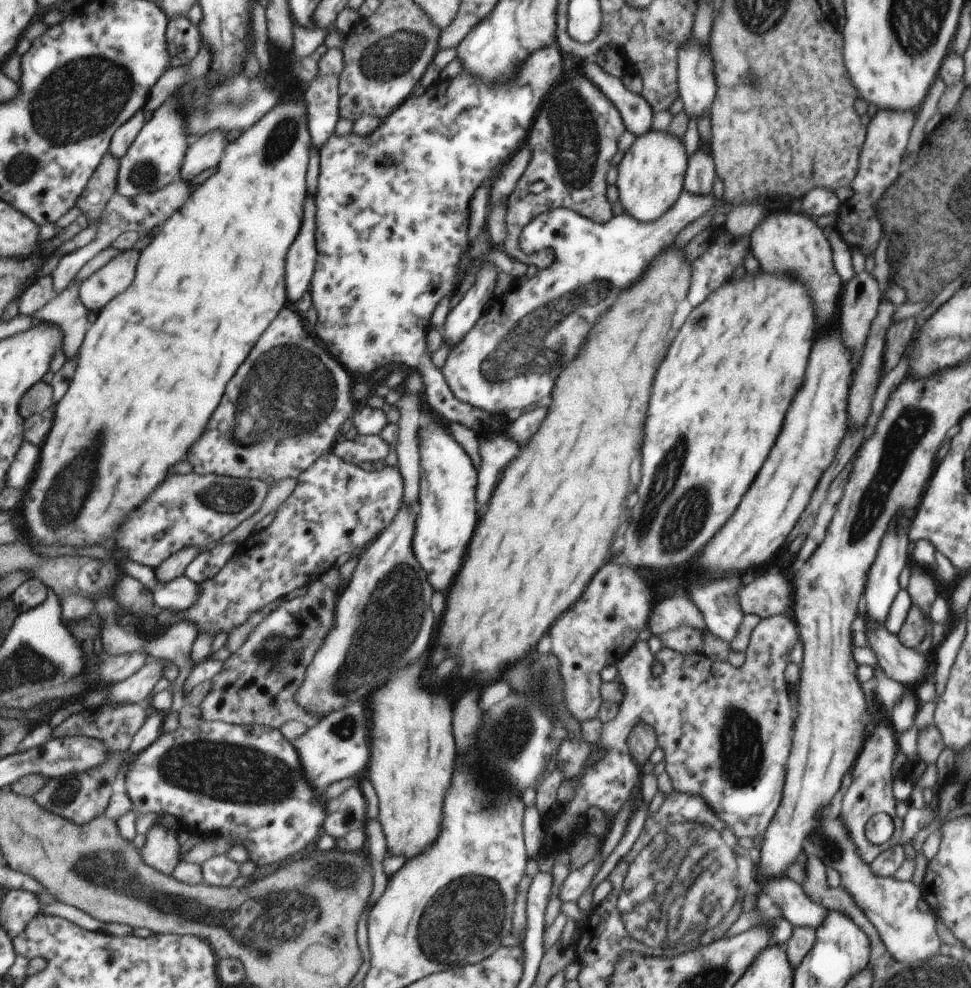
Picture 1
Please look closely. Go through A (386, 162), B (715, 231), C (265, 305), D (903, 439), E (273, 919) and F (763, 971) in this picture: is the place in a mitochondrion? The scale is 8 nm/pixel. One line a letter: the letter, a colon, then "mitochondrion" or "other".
A: mitochondrion
B: other
C: other
D: mitochondrion
E: mitochondrion
F: other

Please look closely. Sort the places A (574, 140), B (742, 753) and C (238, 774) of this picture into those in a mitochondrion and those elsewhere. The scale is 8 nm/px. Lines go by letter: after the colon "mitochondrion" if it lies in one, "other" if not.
A: mitochondrion
B: mitochondrion
C: mitochondrion

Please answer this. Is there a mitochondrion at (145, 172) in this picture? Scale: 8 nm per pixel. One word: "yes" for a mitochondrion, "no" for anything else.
yes

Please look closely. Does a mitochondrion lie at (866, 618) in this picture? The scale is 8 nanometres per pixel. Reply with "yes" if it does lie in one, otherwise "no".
no

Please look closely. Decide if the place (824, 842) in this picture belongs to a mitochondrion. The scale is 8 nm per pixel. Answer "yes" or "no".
yes

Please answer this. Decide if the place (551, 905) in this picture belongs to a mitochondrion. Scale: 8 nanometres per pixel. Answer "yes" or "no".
no

